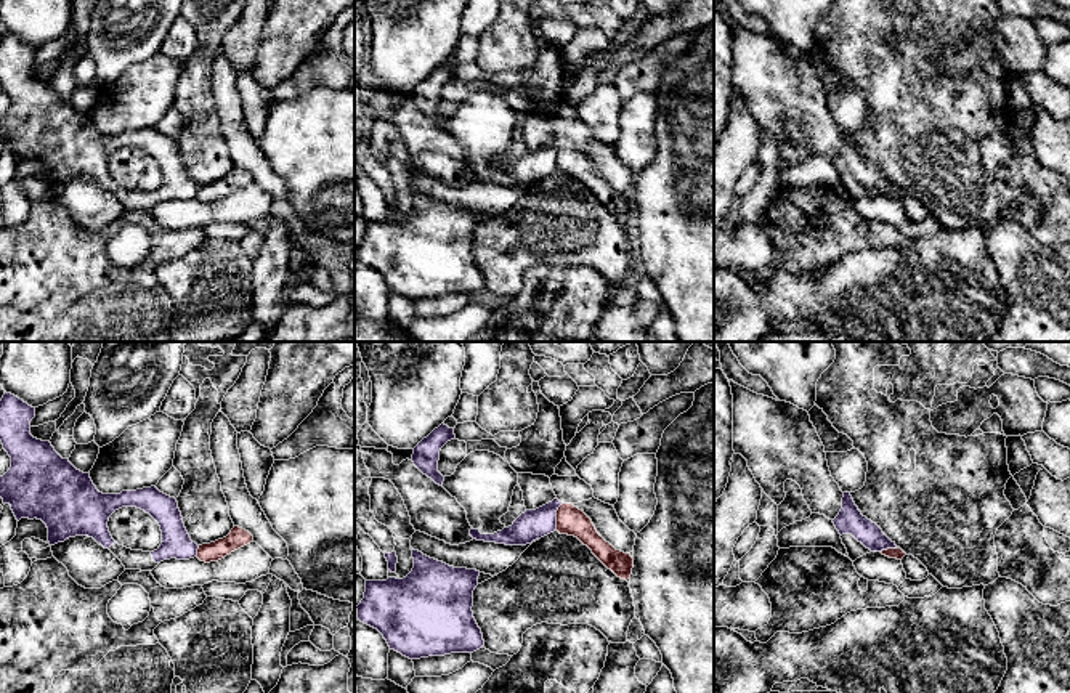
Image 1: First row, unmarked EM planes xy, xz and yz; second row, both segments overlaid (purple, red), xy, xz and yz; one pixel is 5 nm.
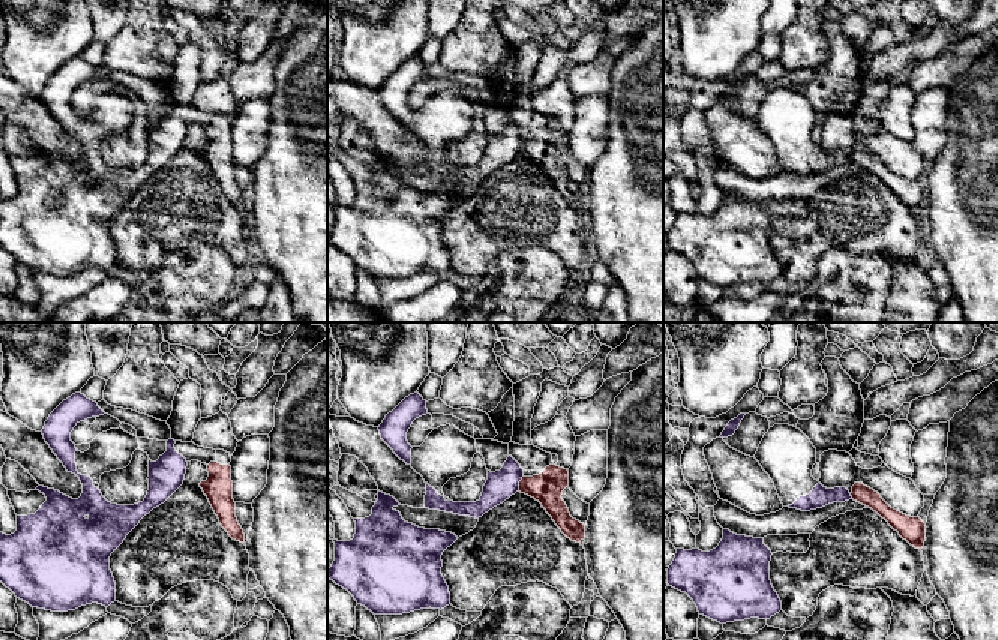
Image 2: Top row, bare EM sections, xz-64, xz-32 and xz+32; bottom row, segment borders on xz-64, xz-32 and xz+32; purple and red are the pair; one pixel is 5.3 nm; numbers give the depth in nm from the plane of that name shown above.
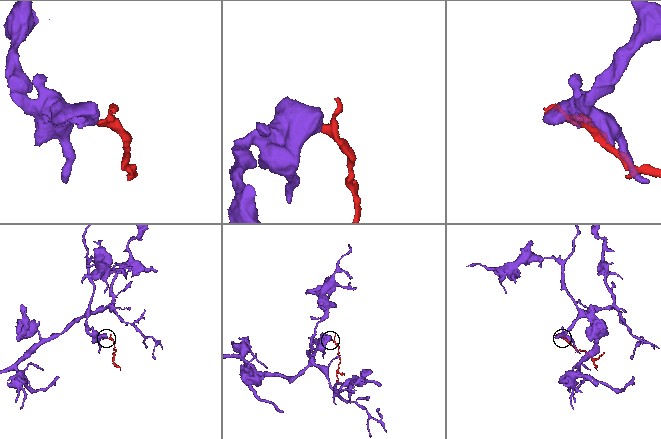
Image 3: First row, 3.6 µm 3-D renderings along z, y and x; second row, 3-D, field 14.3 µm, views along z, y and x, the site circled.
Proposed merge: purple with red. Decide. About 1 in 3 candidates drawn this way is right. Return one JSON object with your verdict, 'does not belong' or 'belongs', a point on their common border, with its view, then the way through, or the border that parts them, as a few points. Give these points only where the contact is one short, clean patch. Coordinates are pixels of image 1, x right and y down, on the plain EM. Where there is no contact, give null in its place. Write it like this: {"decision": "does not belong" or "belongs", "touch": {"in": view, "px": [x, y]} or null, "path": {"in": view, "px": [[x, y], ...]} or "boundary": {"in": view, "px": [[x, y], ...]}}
{"decision": "does not belong", "touch": {"in": "xz", "px": [555, 158]}, "boundary": {"in": "xz", "px": [[562, 143], [557, 151], [555, 170]]}}

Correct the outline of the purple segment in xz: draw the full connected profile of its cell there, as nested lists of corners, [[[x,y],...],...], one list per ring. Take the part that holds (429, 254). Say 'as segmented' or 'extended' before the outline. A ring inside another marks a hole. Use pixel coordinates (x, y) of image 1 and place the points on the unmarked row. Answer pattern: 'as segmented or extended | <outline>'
as segmented | [[[411,191],[414,209],[406,218],[366,221],[358,260],[377,270],[390,290],[409,300],[483,289],[472,252],[480,212],[454,209]]]

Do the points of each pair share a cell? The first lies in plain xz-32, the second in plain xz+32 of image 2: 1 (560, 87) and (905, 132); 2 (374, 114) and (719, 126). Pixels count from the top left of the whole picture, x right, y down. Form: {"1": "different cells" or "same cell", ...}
{"1": "same cell", "2": "same cell"}

